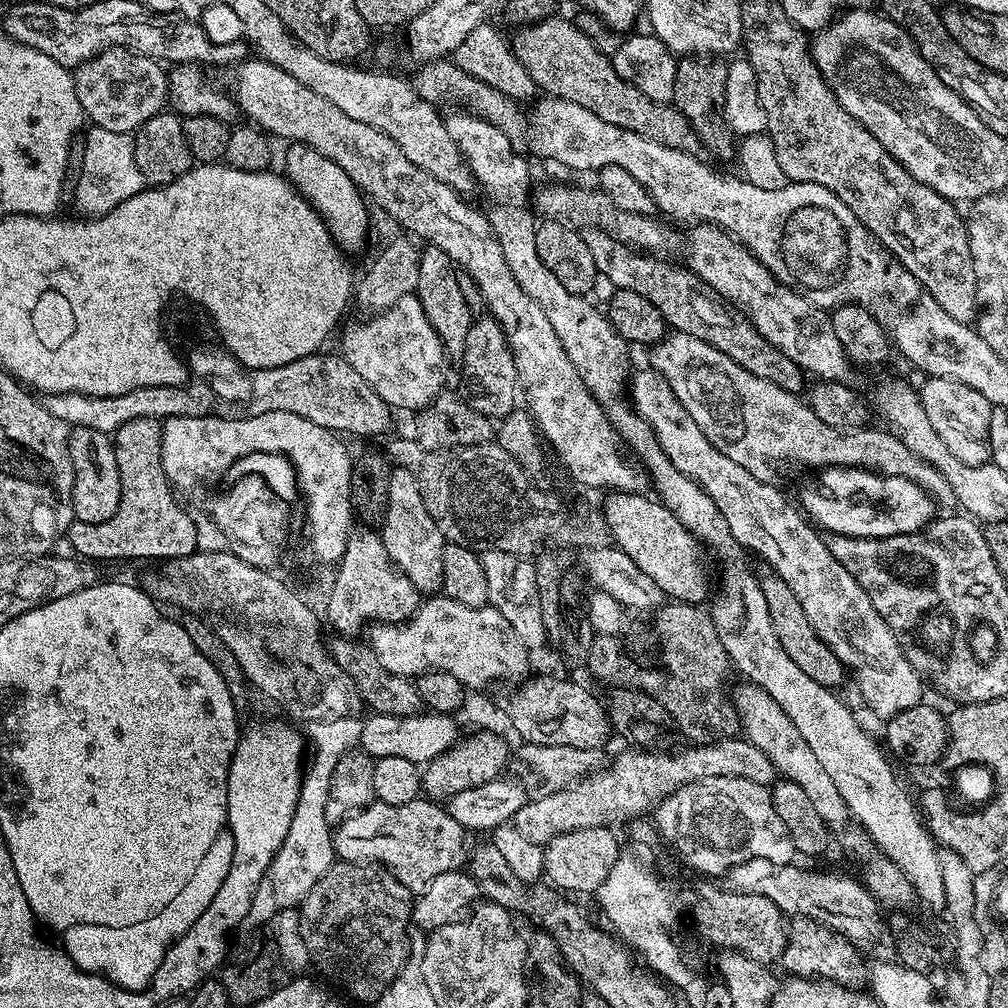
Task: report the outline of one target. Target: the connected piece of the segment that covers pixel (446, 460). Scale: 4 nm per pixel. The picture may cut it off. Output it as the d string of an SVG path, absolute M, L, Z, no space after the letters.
M400 436L397 440L392 440L386 447L386 455L393 465L399 468L410 470L410 474L414 474L414 478L418 478L418 486L422 490L422 498L426 502L426 510L430 510L430 514L436 519L438 530L444 536L445 541L450 544L467 544L473 550L491 550L497 548L503 552L509 552L515 556L535 557L545 546L560 546L556 544L580 544L584 548L602 548L609 543L610 535L607 525L604 524L603 515L588 516L583 520L580 516L575 516L558 497L552 492L547 492L544 486L533 481L531 475L525 472L524 465L519 464L514 458L510 458L510 454L506 450L502 450L502 446L495 442L486 444L475 444L474 446L462 446L461 448L439 448L438 450L426 450L415 438L408 440L404 436Z

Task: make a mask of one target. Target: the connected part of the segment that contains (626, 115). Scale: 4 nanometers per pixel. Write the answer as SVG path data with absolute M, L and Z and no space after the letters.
M553 14L542 20L525 23L517 28L520 29L510 36L512 53L518 58L518 62L522 62L522 66L530 74L530 78L541 93L557 96L570 102L578 102L582 106L586 106L586 110L598 114L598 118L603 118L606 122L614 122L634 134L649 136L659 144L685 150L697 147L698 137L692 129L692 123L684 117L676 105L671 102L646 98L646 94L642 94L642 90L638 90L638 86L622 79L618 70L614 70L605 49L594 46L594 42L590 42L590 38L586 38L586 34L582 34L582 30L578 30L578 26L571 19L563 20L560 14Z

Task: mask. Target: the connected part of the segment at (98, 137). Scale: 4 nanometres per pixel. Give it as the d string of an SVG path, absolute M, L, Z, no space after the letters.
M89 127L88 136L83 137L84 157L82 170L74 189L76 204L83 215L88 218L105 216L114 206L126 202L134 194L143 192L146 181L142 170L138 170L138 162L134 162L133 137L127 132L102 130Z

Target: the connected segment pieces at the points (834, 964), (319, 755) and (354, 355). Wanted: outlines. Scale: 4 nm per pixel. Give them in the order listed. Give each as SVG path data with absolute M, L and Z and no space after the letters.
M796 918L791 921L788 928L788 941L784 947L784 953L780 956L779 967L785 968L785 973L791 976L811 976L821 980L833 980L836 984L847 984L849 986L860 986L866 980L866 964L860 961L856 953L857 945L835 929L815 919Z
M357 715L338 719L314 720L306 728L306 738L310 747L307 766L301 777L298 806L286 838L268 868L266 877L272 890L273 900L280 906L299 907L306 894L313 889L318 878L325 874L336 862L332 846L332 828L326 822L326 802L329 801L330 779L342 754L351 751L360 743L364 720Z
M413 294L402 296L398 302L376 315L367 317L366 322L354 324L342 336L343 359L370 382L372 389L387 402L389 407L418 412L427 407L443 391L444 366L448 355L441 338L429 322L420 299Z

